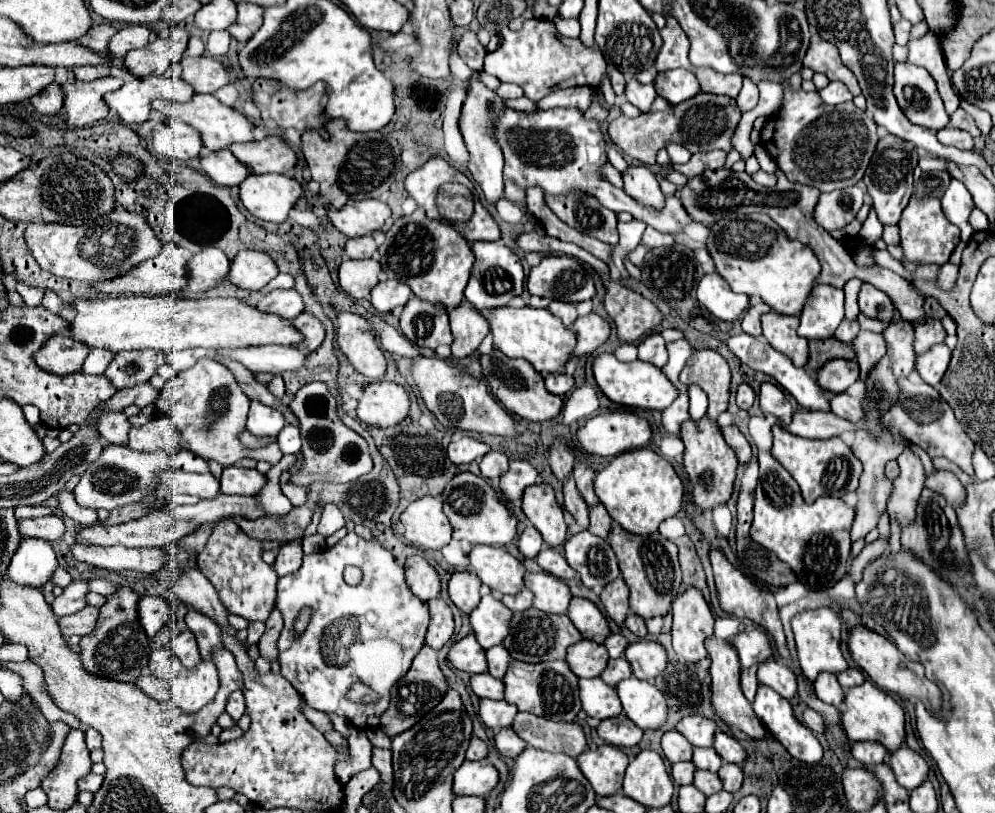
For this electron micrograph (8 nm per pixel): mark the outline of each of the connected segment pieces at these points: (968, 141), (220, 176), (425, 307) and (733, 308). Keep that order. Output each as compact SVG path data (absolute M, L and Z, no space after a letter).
M945 127L945 129L937 131L937 139L943 145L951 145L951 147L957 147L957 149L973 149L973 137L967 131L961 131L961 129Z
M229 149L213 151L201 157L201 171L221 187L235 187L249 175L249 169L237 161L237 157Z
M411 297L401 313L401 331L413 345L421 349L435 351L441 343L453 343L445 307L425 303L417 297Z
M715 271L699 281L697 299L721 321L735 321L749 305L749 297L733 293L729 283Z

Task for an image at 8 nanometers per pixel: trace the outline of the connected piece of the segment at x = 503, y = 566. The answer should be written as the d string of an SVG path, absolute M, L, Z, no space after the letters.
M473 545L469 551L469 569L501 595L515 595L523 587L525 567L501 547Z

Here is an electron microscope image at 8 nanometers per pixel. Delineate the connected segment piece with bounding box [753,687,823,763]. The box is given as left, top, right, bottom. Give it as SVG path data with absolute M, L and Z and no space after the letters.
M759 687L753 711L767 731L771 731L771 735L791 753L791 757L803 763L821 761L823 747L813 731L795 719L789 701L777 695L771 687Z

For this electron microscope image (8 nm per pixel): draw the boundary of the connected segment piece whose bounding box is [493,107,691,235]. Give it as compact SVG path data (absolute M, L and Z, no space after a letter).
M505 107L505 111L497 119L497 127L493 127L493 137L505 157L505 179L511 179L521 189L541 187L545 195L567 195L571 191L589 193L591 197L597 197L603 207L615 213L629 211L635 219L641 219L653 229L671 235L681 233L685 225L691 223L687 211L681 207L681 201L675 195L667 199L663 211L649 211L647 207L641 207L635 199L631 199L623 189L611 185L601 175L601 167L605 165L607 155L599 123L585 121L583 113L577 109L537 109L533 113L525 113Z

